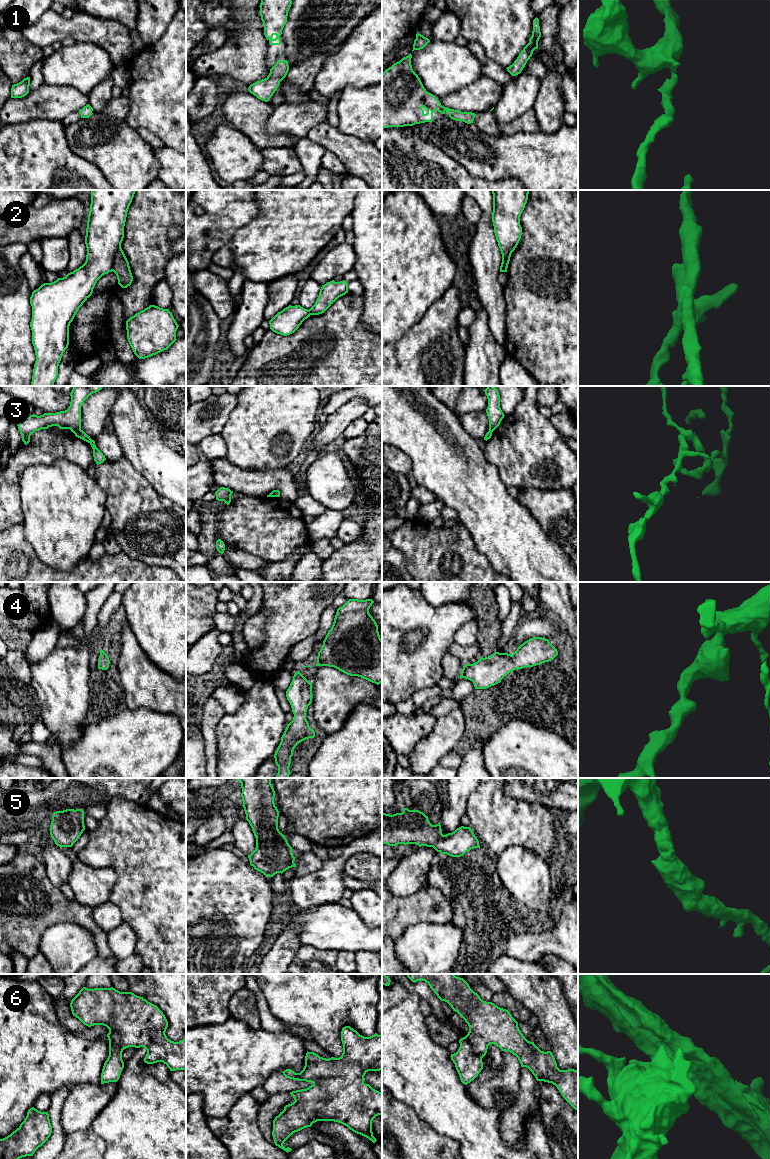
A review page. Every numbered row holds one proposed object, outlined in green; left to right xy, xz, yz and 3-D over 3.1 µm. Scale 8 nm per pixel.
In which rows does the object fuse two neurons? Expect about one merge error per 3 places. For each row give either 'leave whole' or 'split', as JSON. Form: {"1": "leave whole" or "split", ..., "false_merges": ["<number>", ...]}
{"1": "leave whole", "2": "split", "3": "split", "4": "leave whole", "5": "leave whole", "6": "leave whole", "false_merges": ["2", "3"]}

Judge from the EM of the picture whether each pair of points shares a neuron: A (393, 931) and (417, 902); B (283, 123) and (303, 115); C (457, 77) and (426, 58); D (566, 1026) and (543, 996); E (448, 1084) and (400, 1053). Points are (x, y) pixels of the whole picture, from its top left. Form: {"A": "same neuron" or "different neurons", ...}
{"A": "same neuron", "B": "same neuron", "C": "same neuron", "D": "same neuron", "E": "same neuron"}

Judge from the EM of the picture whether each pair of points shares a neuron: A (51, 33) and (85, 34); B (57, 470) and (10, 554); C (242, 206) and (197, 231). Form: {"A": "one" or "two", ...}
{"A": "one", "B": "two", "C": "one"}

